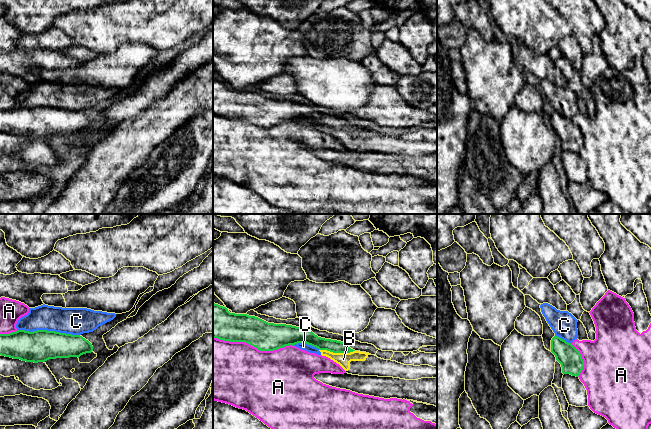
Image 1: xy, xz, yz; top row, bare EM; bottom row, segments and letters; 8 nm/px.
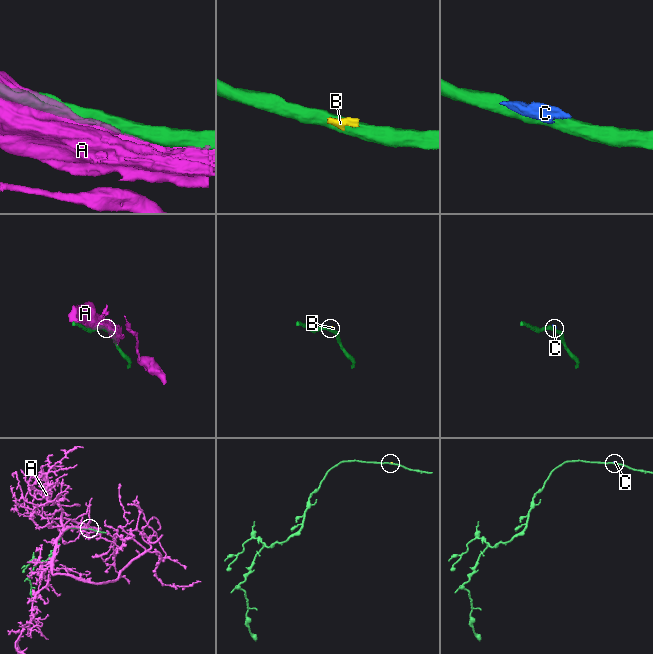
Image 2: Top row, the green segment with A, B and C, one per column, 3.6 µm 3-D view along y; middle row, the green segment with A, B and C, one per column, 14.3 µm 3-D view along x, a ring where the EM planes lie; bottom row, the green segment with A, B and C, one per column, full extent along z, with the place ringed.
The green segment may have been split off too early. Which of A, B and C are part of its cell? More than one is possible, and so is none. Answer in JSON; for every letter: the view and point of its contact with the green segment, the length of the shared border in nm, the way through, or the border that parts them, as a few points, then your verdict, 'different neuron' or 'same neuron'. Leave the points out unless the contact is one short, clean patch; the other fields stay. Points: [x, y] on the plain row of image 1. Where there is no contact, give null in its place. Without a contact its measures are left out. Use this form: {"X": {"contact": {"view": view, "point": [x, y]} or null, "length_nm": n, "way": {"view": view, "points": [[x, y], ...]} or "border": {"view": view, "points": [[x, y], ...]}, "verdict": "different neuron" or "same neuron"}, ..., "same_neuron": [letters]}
{"A": {"contact": {"view": "xz", "point": [253, 122]}, "length_nm": 650, "verdict": "different neuron"}, "B": {"contact": {"view": "xz", "point": [337, 128]}, "length_nm": 280, "border": {"view": "xz", "points": [[319, 125], [333, 128], [354, 127]]}, "verdict": "different neuron"}, "C": {"contact": {"view": "xy", "point": [49, 107]}, "length_nm": 500, "verdict": "different neuron"}, "same_neuron": []}

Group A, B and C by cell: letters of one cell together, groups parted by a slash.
A / B C

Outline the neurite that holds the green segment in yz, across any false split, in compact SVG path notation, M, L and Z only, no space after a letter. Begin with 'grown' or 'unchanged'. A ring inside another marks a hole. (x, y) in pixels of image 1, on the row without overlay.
unchanged | M554 112L551 116L551 128L561 140L562 149L578 153L584 143L580 128L571 120Z

